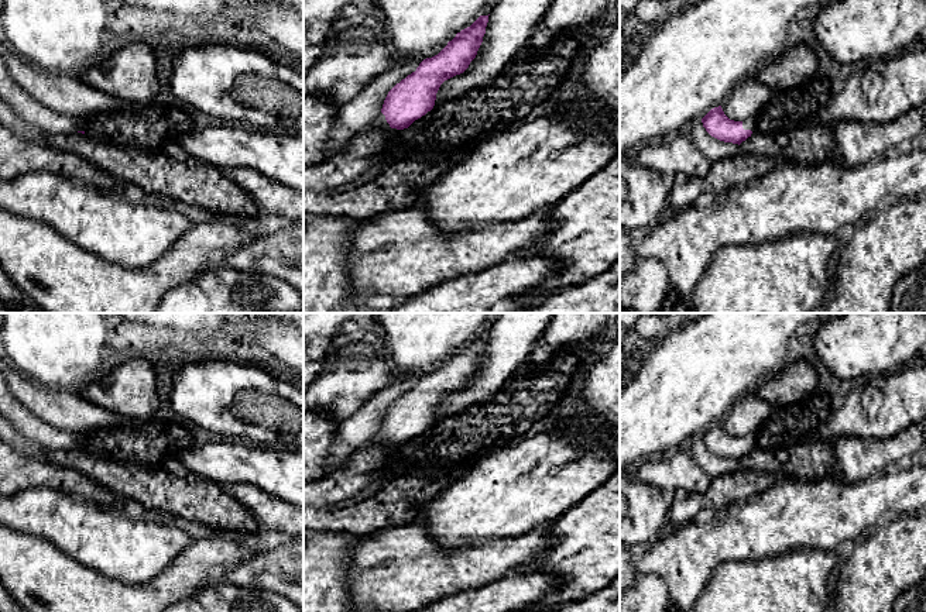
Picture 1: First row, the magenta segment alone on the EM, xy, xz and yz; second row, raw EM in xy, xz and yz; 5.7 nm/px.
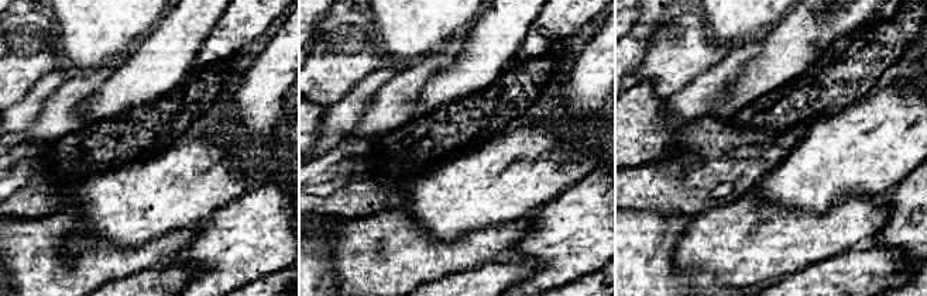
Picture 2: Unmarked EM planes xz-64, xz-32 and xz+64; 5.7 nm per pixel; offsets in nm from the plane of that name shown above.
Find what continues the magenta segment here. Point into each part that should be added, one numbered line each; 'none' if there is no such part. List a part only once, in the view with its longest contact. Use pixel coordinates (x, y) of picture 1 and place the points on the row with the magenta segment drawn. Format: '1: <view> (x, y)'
1: yz (750, 123)

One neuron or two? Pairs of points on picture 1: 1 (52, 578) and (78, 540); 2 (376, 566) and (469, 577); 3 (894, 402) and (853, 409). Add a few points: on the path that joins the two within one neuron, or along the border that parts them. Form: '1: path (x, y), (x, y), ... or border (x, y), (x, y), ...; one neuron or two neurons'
1: border (38, 536), (96, 570); two neurons
2: path (398, 570), (446, 573); one neuron
3: path (887, 413), (877, 423), (867, 423), (864, 420); one neuron

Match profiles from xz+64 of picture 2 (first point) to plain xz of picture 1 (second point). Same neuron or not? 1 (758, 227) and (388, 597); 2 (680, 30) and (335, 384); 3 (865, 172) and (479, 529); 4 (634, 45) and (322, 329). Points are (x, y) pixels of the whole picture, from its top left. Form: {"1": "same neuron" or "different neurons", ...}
{"1": "same neuron", "2": "same neuron", "3": "same neuron", "4": "same neuron"}

